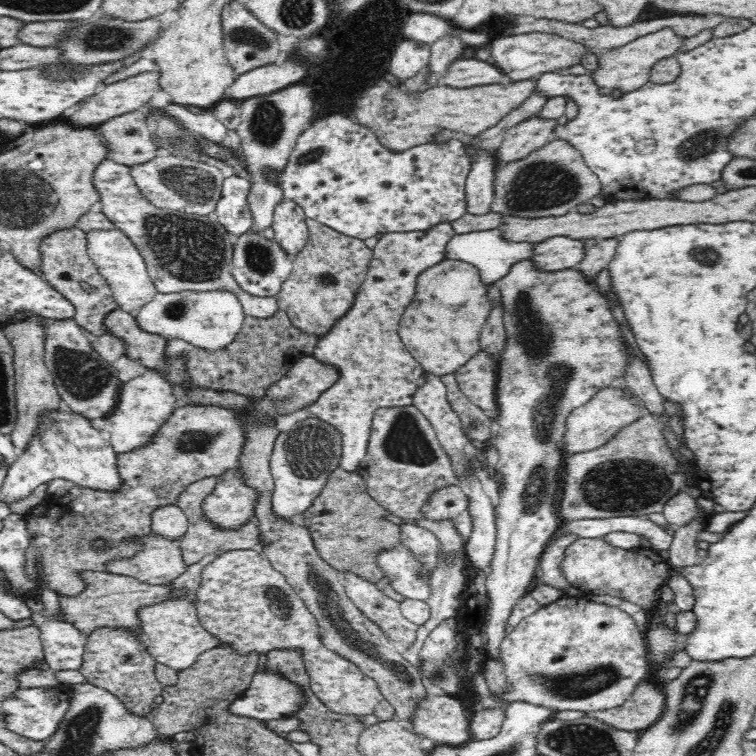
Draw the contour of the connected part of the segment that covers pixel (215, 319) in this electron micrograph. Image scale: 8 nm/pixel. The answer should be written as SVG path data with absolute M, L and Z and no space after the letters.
M227 290L156 293L155 298L134 313L137 325L150 334L180 339L201 349L222 349L240 332L245 314L236 295Z

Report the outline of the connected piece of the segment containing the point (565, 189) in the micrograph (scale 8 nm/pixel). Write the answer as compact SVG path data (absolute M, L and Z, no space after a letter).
M554 139L542 148L532 151L524 160L510 162L506 166L498 165L495 171L494 198L491 210L520 218L542 218L564 216L567 212L581 209L582 204L589 203L593 196L602 192L602 183L585 164L582 153L564 139Z

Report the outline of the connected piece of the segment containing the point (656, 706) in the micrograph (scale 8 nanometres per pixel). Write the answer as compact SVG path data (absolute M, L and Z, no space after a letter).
M650 681L638 685L624 704L608 710L586 712L585 716L598 719L618 730L640 733L660 718L665 702L665 693L656 689Z

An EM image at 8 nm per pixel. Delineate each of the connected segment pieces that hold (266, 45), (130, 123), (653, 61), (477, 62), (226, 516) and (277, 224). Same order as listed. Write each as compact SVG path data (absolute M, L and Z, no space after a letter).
M241 1L228 2L222 10L221 20L225 55L236 75L266 64L275 64L276 60L280 60L277 33L260 22Z
M136 109L109 118L97 127L113 154L113 162L132 168L146 164L160 154L160 148L156 146L148 130L146 119L144 110Z
M662 28L658 32L646 34L641 38L636 38L633 42L620 46L614 50L607 51L600 56L599 68L591 72L595 84L601 89L601 92L610 94L613 89L620 89L622 93L634 92L649 82L649 74L660 60L673 57L680 51L684 44L685 38L676 35L672 28Z
M485 55L478 59L456 60L447 69L444 85L451 88L468 88L500 82L510 82L504 72L493 65Z
M240 467L232 469L232 478L226 478L230 471L217 477L214 490L202 502L206 519L222 531L244 527L255 516L258 491L242 481Z
M284 199L275 206L273 213L271 227L275 240L282 245L288 256L294 259L295 254L302 250L308 240L309 228L305 221L305 212L296 201Z

